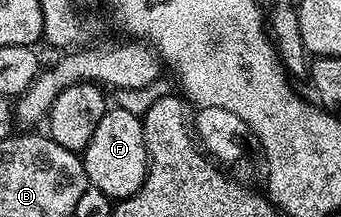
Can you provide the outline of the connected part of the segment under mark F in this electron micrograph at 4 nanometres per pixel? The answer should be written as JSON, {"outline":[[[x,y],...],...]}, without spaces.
{"outline":[[[117,107],[107,108],[104,119],[96,127],[96,132],[81,154],[84,171],[92,183],[104,196],[121,199],[136,195],[146,178],[146,148],[142,118]]]}

